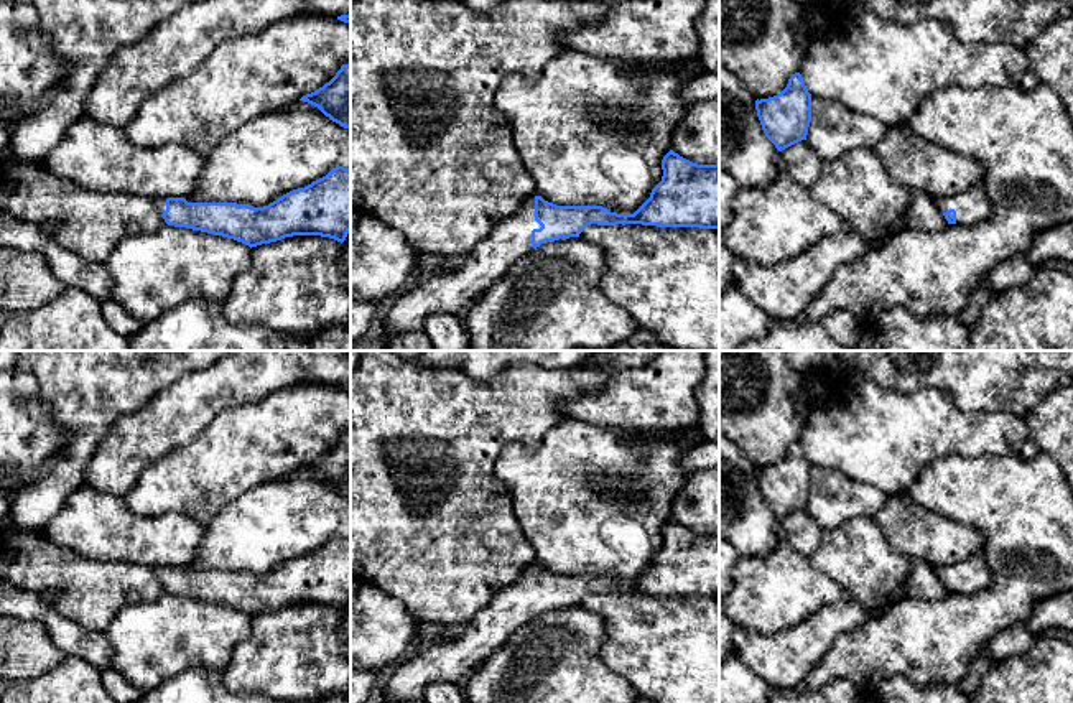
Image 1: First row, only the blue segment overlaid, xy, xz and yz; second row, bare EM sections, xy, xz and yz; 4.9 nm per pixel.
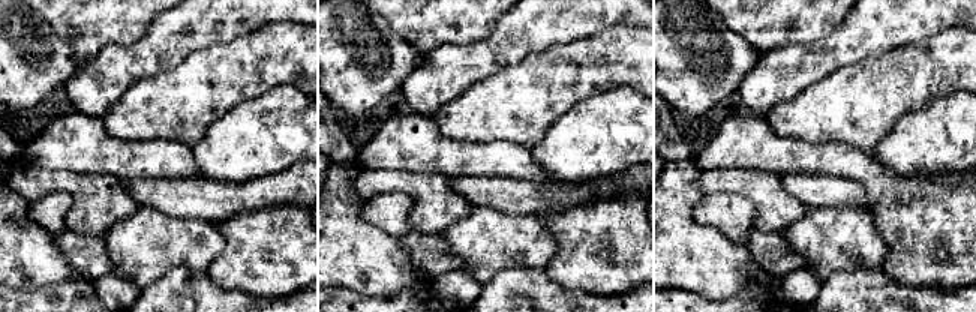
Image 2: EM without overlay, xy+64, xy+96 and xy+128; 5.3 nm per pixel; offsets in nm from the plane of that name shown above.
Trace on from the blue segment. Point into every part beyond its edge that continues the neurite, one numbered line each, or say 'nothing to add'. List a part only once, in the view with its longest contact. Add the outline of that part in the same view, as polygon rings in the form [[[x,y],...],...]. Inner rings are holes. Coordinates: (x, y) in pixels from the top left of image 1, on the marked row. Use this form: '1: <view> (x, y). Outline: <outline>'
1: xz (510, 239). Outline: [[[532,198],[513,216],[497,224],[492,234],[471,250],[459,270],[390,300],[383,310],[385,323],[380,336],[357,341],[351,351],[387,351],[392,338],[423,331],[431,314],[456,314],[504,277],[518,258],[532,252],[532,230],[540,227]]]

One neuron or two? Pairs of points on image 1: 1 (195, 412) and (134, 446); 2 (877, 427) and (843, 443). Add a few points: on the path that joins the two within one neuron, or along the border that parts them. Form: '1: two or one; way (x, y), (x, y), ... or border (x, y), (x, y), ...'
1: one; way (180, 412), (148, 435)
2: one; way (869, 432), (851, 438)

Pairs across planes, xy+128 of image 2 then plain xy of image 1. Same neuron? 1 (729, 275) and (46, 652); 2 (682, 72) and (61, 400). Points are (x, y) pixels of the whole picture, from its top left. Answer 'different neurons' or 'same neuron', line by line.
1: same neuron
2: different neurons

